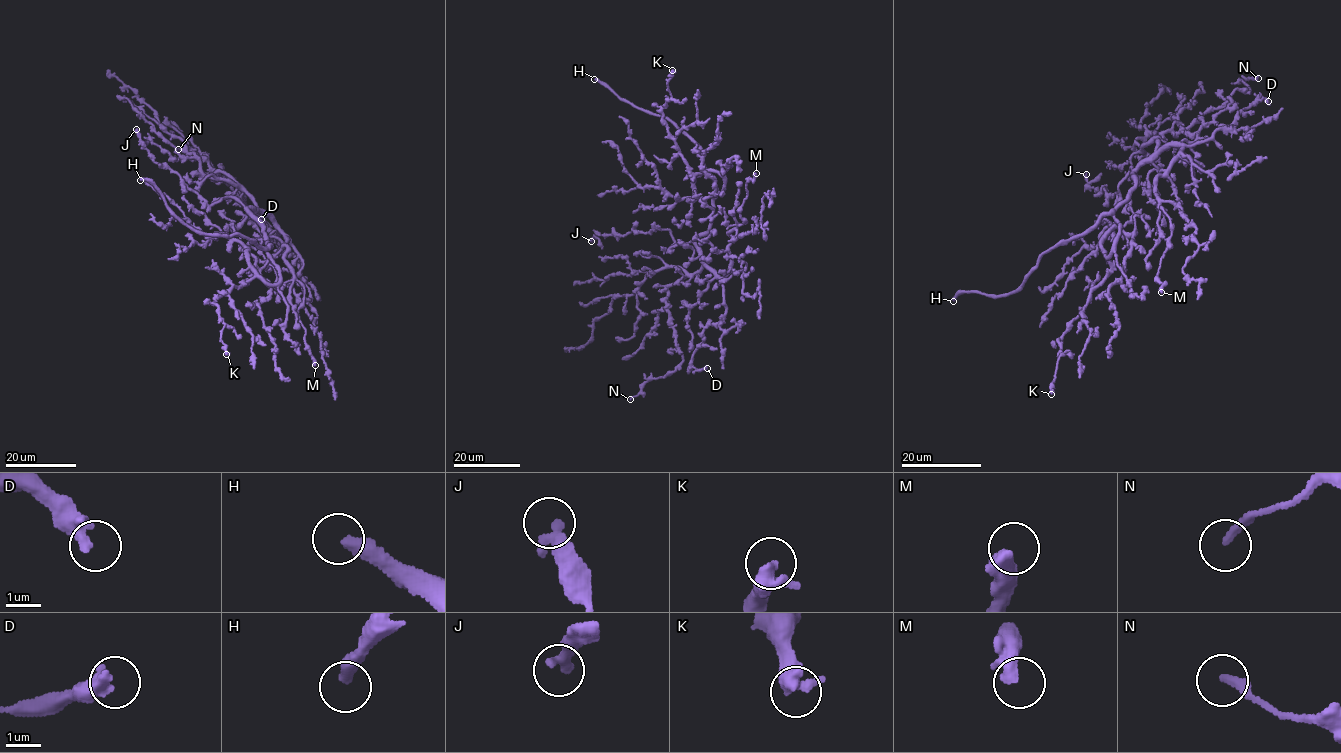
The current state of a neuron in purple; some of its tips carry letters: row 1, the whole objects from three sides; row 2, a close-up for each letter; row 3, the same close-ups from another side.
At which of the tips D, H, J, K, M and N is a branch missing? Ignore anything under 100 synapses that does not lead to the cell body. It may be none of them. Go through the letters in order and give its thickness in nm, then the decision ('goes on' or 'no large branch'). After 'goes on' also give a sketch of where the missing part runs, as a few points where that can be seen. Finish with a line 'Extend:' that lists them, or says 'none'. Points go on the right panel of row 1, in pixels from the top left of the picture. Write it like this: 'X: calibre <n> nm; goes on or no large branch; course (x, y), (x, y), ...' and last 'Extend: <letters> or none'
D: calibre 360 nm; no large branch
H: calibre 400 nm; goes on
J: calibre 320 nm; no large branch
K: calibre 360 nm; no large branch
M: calibre 420 nm; no large branch
N: calibre 240 nm; no large branch
Extend: H

